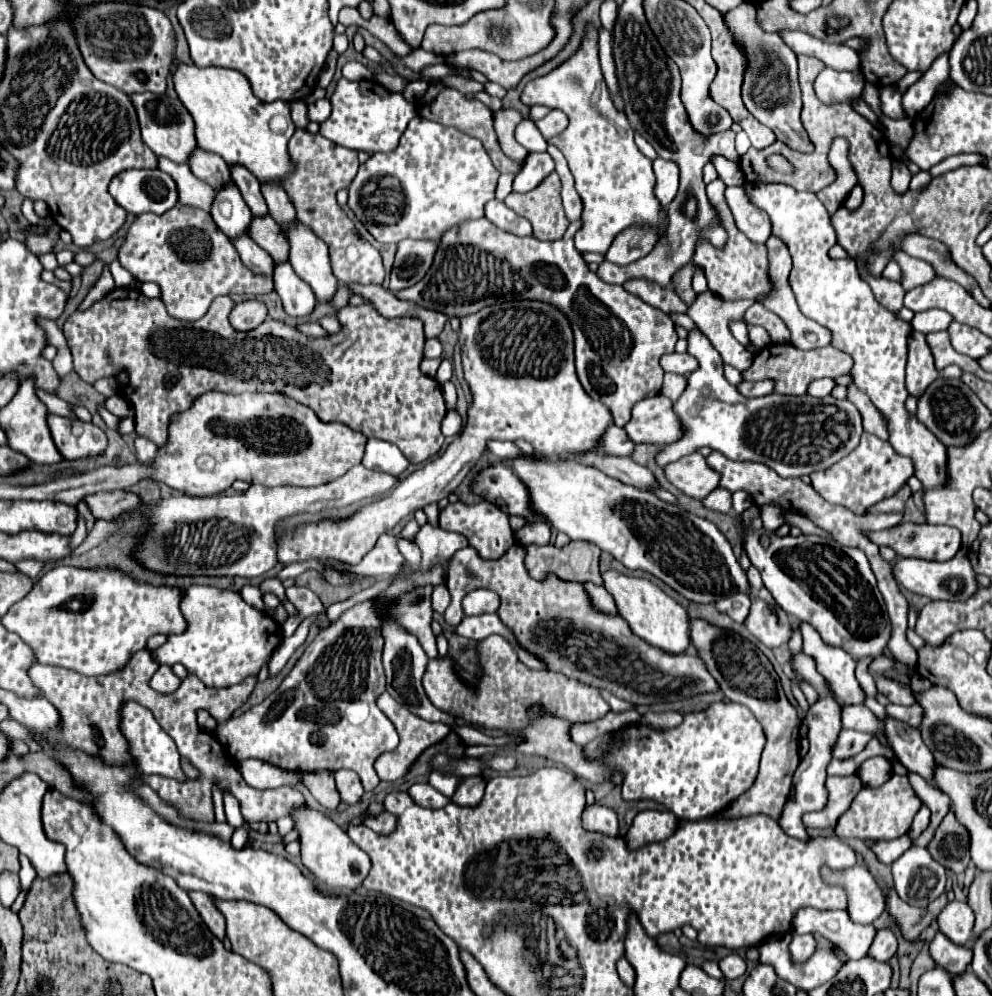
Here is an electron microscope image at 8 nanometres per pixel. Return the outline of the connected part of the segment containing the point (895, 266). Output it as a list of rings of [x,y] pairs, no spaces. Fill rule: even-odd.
[[[897,261],[887,263],[887,267],[885,267],[885,271],[883,271],[883,277],[889,279],[889,281],[897,281],[897,283],[901,283],[901,281],[903,281],[903,271],[901,271],[899,263],[897,263]]]

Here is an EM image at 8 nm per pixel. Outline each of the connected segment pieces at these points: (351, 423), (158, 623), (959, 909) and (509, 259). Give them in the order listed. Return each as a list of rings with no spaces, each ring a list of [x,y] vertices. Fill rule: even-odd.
[[[119,287],[93,303],[93,307],[87,311],[75,311],[65,321],[63,333],[73,353],[75,371],[83,381],[95,383],[99,377],[117,377],[121,371],[129,373],[127,387],[133,393],[121,395],[135,409],[137,435],[149,437],[157,447],[165,445],[169,417],[185,411],[191,401],[207,391],[279,391],[311,407],[325,423],[337,421],[363,433],[365,437],[395,443],[411,463],[423,463],[439,453],[445,441],[441,421],[447,409],[441,395],[441,385],[433,377],[423,375],[419,369],[425,345],[423,323],[419,319],[385,321],[369,303],[363,303],[359,307],[343,307],[337,313],[341,329],[325,337],[307,337],[295,327],[273,319],[265,319],[259,329],[243,333],[233,331],[227,319],[227,310],[232,310],[234,305],[229,296],[217,297],[205,317],[197,321],[179,321],[169,317],[159,299],[149,299],[139,289]]]
[[[55,567],[47,571],[39,581],[35,581],[33,591],[19,603],[15,603],[7,615],[3,615],[1,623],[7,631],[17,633],[35,653],[37,663],[57,665],[65,669],[77,669],[85,675],[105,675],[121,669],[125,661],[137,651],[145,649],[147,639],[155,633],[171,635],[185,631],[185,619],[181,617],[179,601],[183,597],[181,589],[171,587],[149,587],[137,585],[129,577],[119,571],[89,571],[77,567]],[[69,599],[77,599],[81,603],[79,611],[67,611],[65,603]]]
[[[951,901],[937,917],[939,931],[955,945],[967,945],[973,929],[973,911],[967,903]]]
[[[485,217],[465,221],[441,235],[429,273],[417,285],[399,291],[397,299],[443,313],[449,319],[467,317],[505,299],[537,299],[563,309],[573,325],[575,365],[583,389],[611,409],[617,427],[625,427],[633,405],[661,391],[663,369],[659,359],[675,351],[679,337],[669,315],[651,309],[621,285],[609,285],[589,271],[573,245],[579,229],[581,219],[569,225],[563,239],[539,241],[501,231]],[[477,289],[481,289],[481,297],[467,297],[469,293],[475,295]]]

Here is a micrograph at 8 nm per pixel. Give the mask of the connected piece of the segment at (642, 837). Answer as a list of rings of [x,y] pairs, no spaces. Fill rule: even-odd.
[[[641,811],[627,831],[627,845],[641,849],[647,843],[663,841],[677,829],[677,817],[671,811]]]

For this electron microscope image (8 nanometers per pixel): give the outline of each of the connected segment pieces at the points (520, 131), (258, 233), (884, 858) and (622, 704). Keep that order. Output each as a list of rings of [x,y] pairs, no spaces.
[[[523,119],[515,129],[515,139],[527,149],[527,151],[547,151],[547,141],[543,139],[541,131],[535,127],[533,121]]]
[[[253,217],[247,233],[261,249],[265,249],[273,257],[273,261],[287,261],[289,245],[285,245],[285,237],[281,237],[281,229],[277,229],[273,217]]]
[[[907,835],[905,837],[899,837],[899,839],[893,839],[893,841],[865,839],[865,845],[875,853],[875,857],[883,865],[891,865],[899,858],[899,855],[903,855],[911,847],[911,839]]]
[[[601,691],[601,695],[603,695],[603,699],[609,703],[611,711],[615,711],[615,713],[621,713],[621,711],[633,709],[631,703],[627,703],[627,701],[623,701],[623,699],[617,699],[617,697],[615,697],[613,693],[609,693],[609,691]]]

